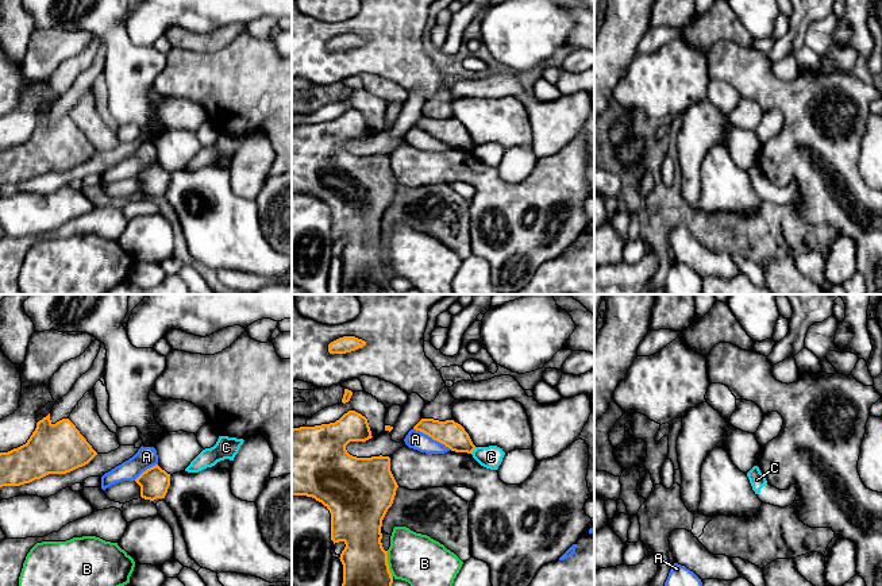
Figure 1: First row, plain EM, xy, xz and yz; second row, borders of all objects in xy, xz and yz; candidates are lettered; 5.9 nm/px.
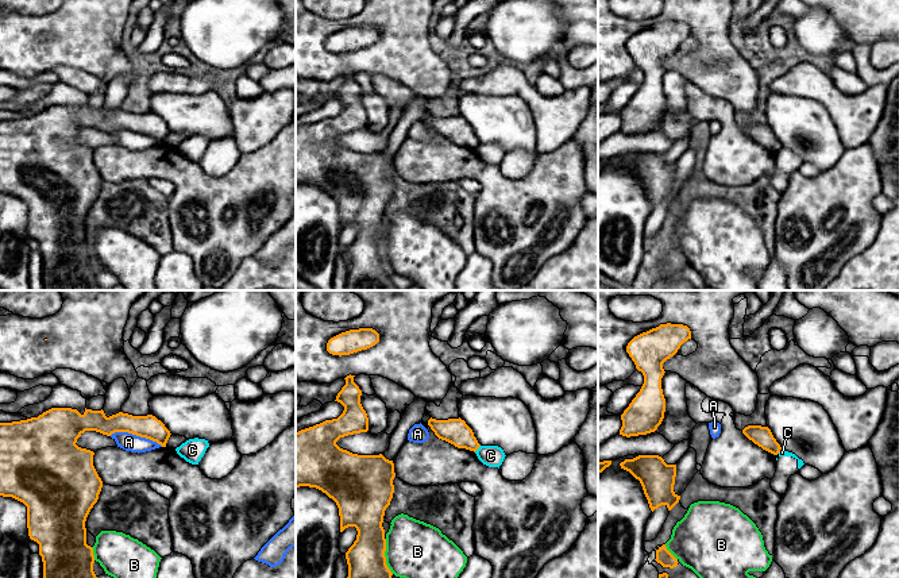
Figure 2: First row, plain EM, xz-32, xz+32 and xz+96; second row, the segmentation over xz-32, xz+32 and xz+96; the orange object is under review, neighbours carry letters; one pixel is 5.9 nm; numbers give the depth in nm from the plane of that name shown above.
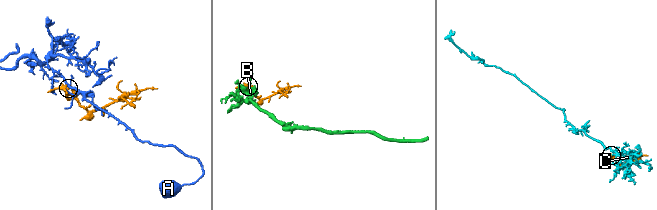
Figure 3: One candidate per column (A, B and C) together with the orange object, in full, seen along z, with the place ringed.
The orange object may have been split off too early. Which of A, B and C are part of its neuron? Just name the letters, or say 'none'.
none

